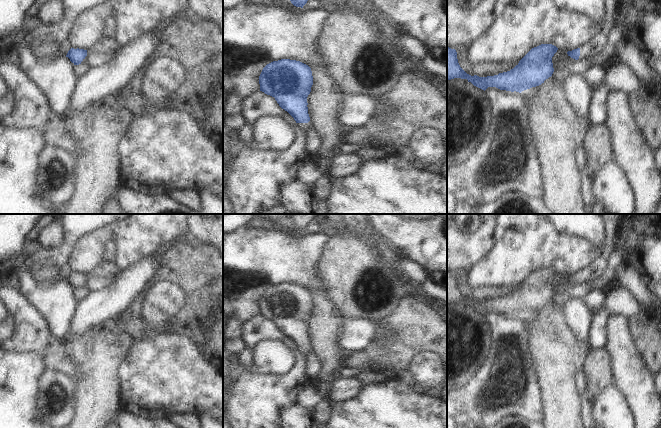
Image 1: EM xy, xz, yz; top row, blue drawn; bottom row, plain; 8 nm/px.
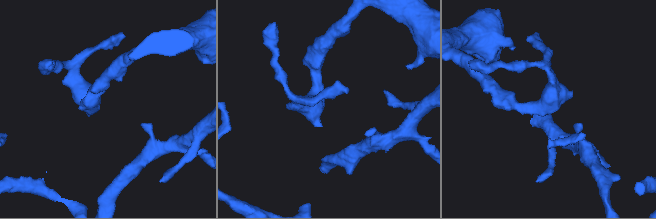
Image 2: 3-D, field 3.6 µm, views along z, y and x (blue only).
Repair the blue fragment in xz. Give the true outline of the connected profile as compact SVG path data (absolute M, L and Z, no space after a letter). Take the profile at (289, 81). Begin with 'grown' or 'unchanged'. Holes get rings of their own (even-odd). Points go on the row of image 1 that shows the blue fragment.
grown | M296 60L273 61L263 68L259 84L260 91L274 97L307 134L312 128L307 107L307 97L313 85L311 68Z

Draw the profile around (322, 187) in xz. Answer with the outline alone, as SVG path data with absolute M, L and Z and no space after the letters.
M321 176L313 184L313 193L316 197L320 199L327 200L330 192L331 192L331 178L330 177Z

